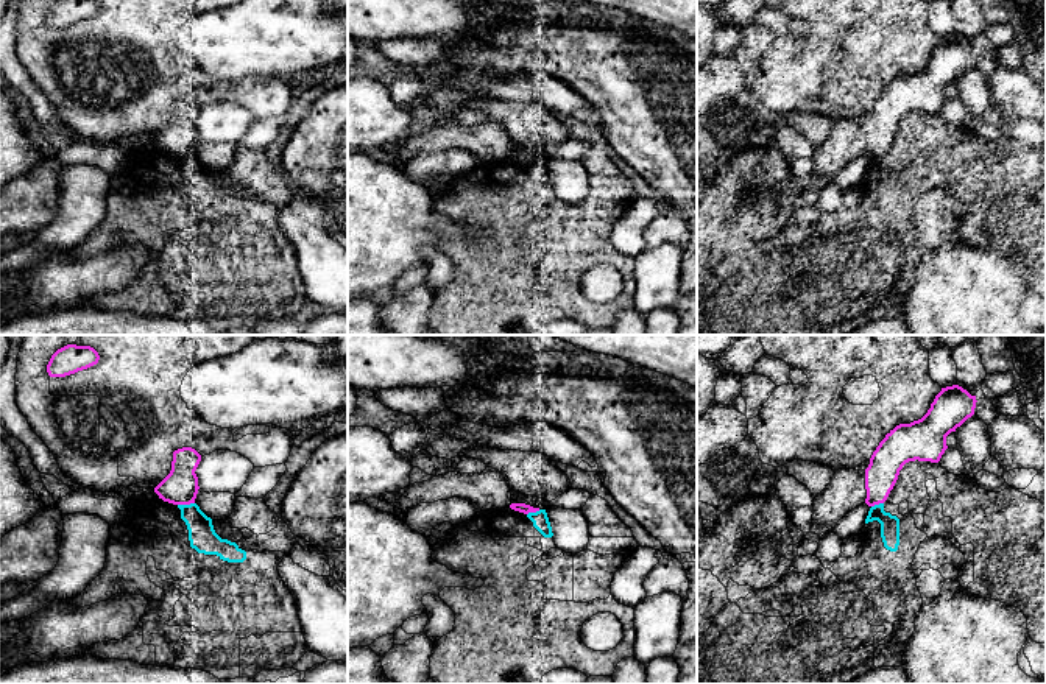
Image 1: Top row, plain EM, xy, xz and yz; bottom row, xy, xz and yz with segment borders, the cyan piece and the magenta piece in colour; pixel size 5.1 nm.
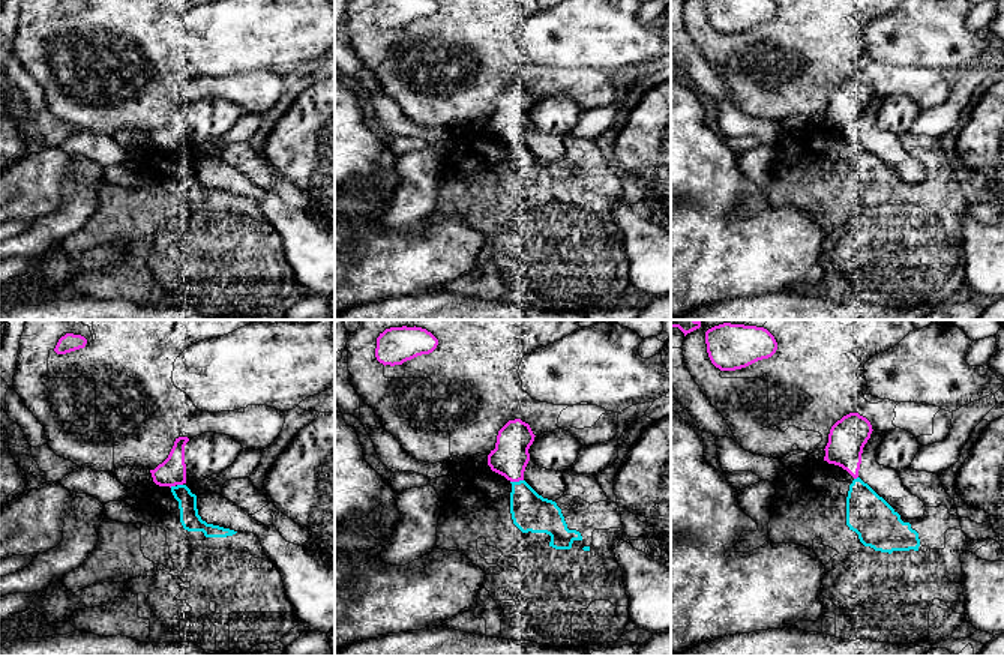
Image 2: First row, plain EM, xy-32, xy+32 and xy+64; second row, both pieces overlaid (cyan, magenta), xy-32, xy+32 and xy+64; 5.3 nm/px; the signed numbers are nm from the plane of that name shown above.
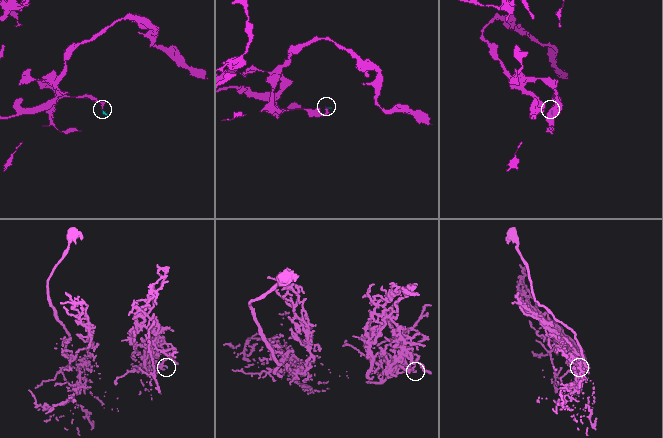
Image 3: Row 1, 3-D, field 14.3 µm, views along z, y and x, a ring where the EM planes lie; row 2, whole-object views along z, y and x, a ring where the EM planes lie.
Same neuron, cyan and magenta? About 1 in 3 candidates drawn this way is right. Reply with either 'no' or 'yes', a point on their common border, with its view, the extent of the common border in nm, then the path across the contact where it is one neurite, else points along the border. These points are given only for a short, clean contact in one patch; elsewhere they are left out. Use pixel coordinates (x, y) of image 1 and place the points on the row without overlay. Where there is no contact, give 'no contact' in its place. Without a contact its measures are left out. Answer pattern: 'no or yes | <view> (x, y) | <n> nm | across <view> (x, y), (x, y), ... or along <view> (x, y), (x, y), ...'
no | xy (186, 156) | 90 nm

